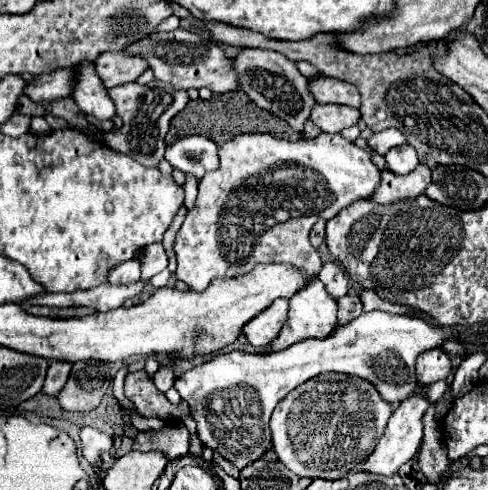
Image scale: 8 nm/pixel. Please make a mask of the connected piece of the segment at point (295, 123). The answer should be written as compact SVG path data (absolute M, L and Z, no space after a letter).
M241 48L237 56L233 58L233 68L237 72L239 88L247 94L249 100L253 100L263 110L273 112L275 116L287 120L295 130L303 130L303 122L309 118L309 112L315 104L315 100L309 96L307 90L307 78L301 76L295 62L281 56L273 50L261 50L261 48Z

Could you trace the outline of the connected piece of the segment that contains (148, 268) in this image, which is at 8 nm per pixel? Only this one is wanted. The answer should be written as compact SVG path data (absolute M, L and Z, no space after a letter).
M151 244L143 250L141 260L141 280L151 280L155 274L167 268L167 254L161 244Z

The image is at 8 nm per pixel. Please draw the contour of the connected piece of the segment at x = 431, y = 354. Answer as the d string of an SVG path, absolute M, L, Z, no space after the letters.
M425 350L417 356L417 380L421 384L433 384L447 378L451 372L451 358L439 350Z

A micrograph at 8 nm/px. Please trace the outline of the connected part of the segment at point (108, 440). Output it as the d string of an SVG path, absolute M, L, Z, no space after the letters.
M81 428L81 454L83 458L93 464L99 466L101 464L101 454L103 452L111 452L113 450L113 438L95 430L95 428Z

